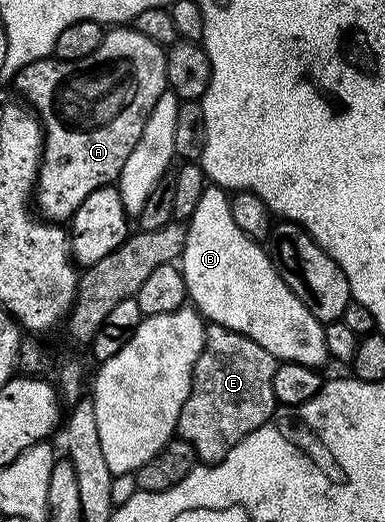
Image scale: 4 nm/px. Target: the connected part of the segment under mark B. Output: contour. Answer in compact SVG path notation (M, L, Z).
M208 185L205 193L201 193L201 201L197 201L197 209L193 209L185 224L187 236L181 256L181 270L185 277L188 300L204 320L228 327L257 341L257 345L264 347L276 360L322 368L322 363L329 359L325 349L324 324L313 317L313 313L309 313L309 309L301 305L293 289L289 289L289 285L281 281L266 250L256 240L241 233L241 229L237 229L237 221L233 221L231 216L231 195L224 188Z

